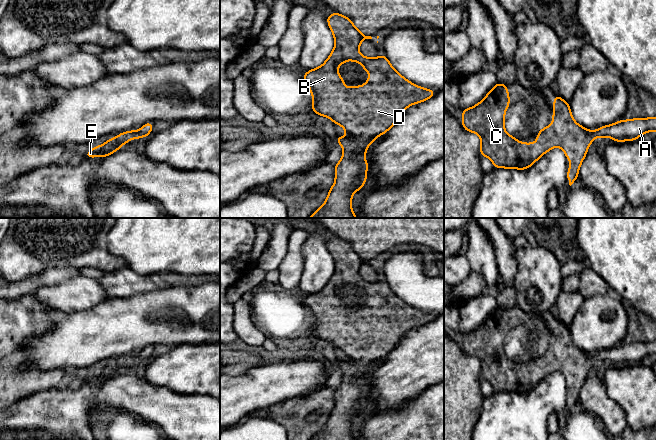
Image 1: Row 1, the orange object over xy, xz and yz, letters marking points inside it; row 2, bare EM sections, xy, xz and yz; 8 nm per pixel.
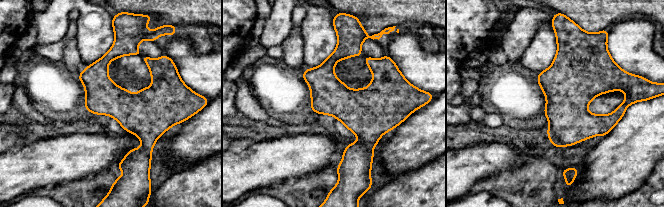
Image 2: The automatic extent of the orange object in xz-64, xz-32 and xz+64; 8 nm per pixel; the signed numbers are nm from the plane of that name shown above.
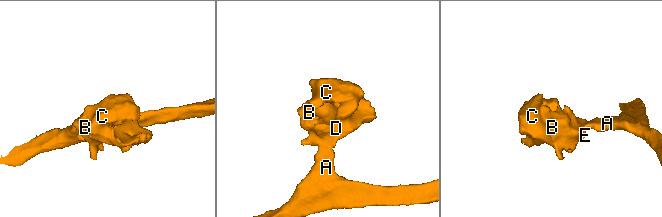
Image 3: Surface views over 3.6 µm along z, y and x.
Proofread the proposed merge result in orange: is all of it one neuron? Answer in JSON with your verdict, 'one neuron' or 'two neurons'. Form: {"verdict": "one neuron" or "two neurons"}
{"verdict": "one neuron"}

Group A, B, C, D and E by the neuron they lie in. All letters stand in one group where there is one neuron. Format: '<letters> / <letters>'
A B C D E

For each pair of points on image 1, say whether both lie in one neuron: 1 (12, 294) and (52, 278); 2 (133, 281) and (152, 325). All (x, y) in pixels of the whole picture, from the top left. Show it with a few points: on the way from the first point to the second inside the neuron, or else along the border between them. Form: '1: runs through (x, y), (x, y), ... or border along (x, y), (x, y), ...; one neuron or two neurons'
1: runs through (22, 287), (42, 279); one neuron
2: border along (159, 288), (130, 296), (115, 297); two neurons

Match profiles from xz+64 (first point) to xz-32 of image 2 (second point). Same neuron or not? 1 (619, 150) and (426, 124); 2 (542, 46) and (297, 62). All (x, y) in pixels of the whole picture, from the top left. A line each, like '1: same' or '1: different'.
1: same
2: different

